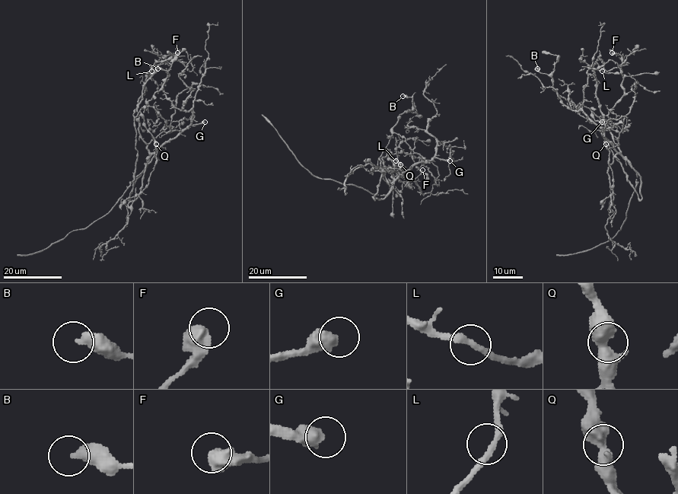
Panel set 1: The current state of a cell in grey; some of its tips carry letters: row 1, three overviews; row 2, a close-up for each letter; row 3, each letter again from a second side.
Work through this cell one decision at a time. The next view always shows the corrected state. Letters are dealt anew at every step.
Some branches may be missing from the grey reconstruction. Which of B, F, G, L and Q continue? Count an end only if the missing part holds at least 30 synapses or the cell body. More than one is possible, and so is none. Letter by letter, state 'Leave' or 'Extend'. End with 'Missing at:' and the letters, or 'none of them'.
B: Leave
F: Leave
G: Extend
L: Leave
Q: Leave
Missing at: G

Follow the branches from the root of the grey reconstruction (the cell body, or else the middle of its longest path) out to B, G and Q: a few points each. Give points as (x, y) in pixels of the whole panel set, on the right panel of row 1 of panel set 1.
B: (636, 171), (614, 141), (607, 123), (588, 108), (572, 105), (560, 97), (554, 90), (553, 79), (537, 68)
G: (636, 171), (605, 138), (600, 125), (602, 122)
Q: (636, 171), (619, 154), (617, 154), (607, 172), (612, 190), (612, 171), (609, 164), (609, 151), (606, 144)

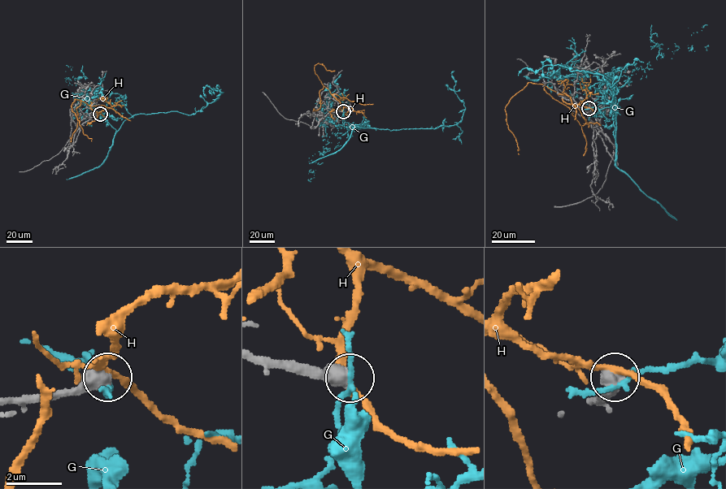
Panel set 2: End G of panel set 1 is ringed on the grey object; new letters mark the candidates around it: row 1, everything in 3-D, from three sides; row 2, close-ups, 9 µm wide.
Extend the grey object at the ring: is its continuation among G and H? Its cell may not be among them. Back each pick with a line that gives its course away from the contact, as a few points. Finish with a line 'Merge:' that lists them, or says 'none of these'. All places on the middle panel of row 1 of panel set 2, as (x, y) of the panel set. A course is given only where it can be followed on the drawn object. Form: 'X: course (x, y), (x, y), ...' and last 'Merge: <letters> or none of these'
Merge: none of these

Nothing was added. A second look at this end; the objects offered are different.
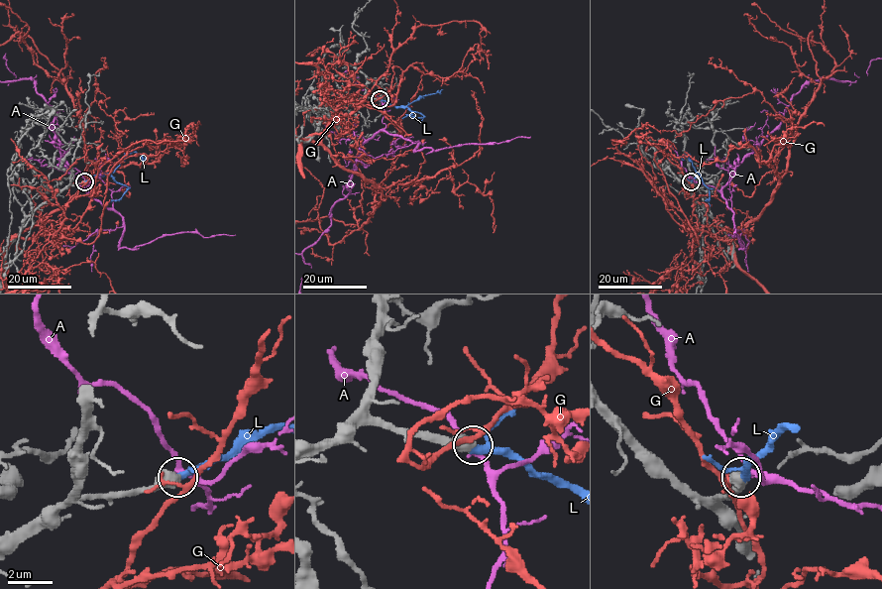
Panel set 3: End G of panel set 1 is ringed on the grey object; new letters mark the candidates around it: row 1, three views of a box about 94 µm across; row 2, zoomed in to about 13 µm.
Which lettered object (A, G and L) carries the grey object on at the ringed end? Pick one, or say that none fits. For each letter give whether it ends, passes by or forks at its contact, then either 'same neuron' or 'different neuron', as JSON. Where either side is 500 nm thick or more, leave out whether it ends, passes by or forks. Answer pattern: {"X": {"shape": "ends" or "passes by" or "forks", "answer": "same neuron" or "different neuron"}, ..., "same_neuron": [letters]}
{"A": {"answer": "different neuron"}, "G": {"answer": "different neuron"}, "L": {"answer": "same neuron"}, "same_neuron": ["L"]}

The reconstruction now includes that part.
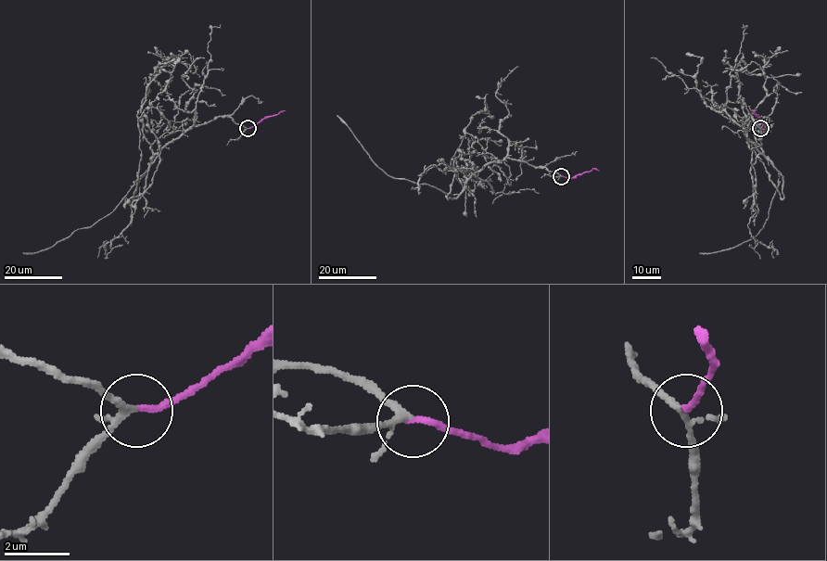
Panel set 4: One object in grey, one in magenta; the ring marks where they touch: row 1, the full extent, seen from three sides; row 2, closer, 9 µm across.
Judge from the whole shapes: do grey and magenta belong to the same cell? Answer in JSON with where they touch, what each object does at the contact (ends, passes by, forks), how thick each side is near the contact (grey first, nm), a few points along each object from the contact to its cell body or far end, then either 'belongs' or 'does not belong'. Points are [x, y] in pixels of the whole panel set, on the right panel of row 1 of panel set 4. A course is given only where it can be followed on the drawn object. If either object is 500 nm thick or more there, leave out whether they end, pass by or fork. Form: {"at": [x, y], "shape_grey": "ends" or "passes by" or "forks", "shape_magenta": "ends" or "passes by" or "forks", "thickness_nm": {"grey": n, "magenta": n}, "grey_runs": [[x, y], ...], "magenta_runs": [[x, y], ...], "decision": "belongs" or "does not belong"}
{"at": [760, 128], "shape_grey": "forks", "shape_magenta": "ends", "thickness_nm": {"grey": 160, "magenta": 190}, "grey_runs": [[760, 128], [751, 117], [743, 126], [782, 176], [783, 197], [777, 186], [754, 236], [699, 253]], "magenta_runs": [[760, 128], [763, 123], [754, 113], [755, 110]], "decision": "belongs"}

